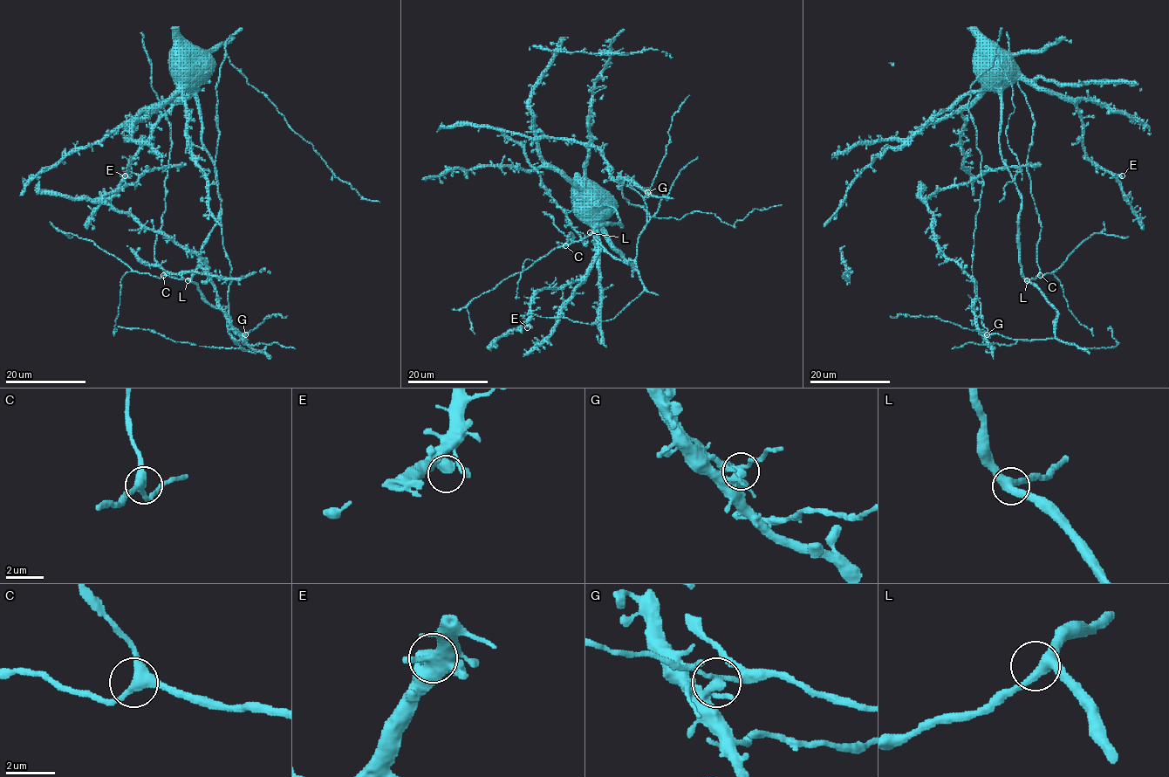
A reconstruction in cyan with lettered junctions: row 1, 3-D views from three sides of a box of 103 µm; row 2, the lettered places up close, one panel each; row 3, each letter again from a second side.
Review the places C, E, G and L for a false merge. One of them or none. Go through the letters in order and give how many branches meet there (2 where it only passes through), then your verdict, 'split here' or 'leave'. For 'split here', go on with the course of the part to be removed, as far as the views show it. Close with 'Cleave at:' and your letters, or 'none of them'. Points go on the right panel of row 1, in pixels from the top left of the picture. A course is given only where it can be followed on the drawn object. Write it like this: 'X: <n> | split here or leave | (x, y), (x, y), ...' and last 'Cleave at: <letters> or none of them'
C: 3 | leave
E: 3 | leave
G: 3 | split here
L: 3 | leave
Cleave at: G

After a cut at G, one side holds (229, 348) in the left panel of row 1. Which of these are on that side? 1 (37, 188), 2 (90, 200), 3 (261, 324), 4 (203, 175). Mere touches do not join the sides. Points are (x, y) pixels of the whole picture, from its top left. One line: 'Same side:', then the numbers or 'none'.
Same side: 3, 4

